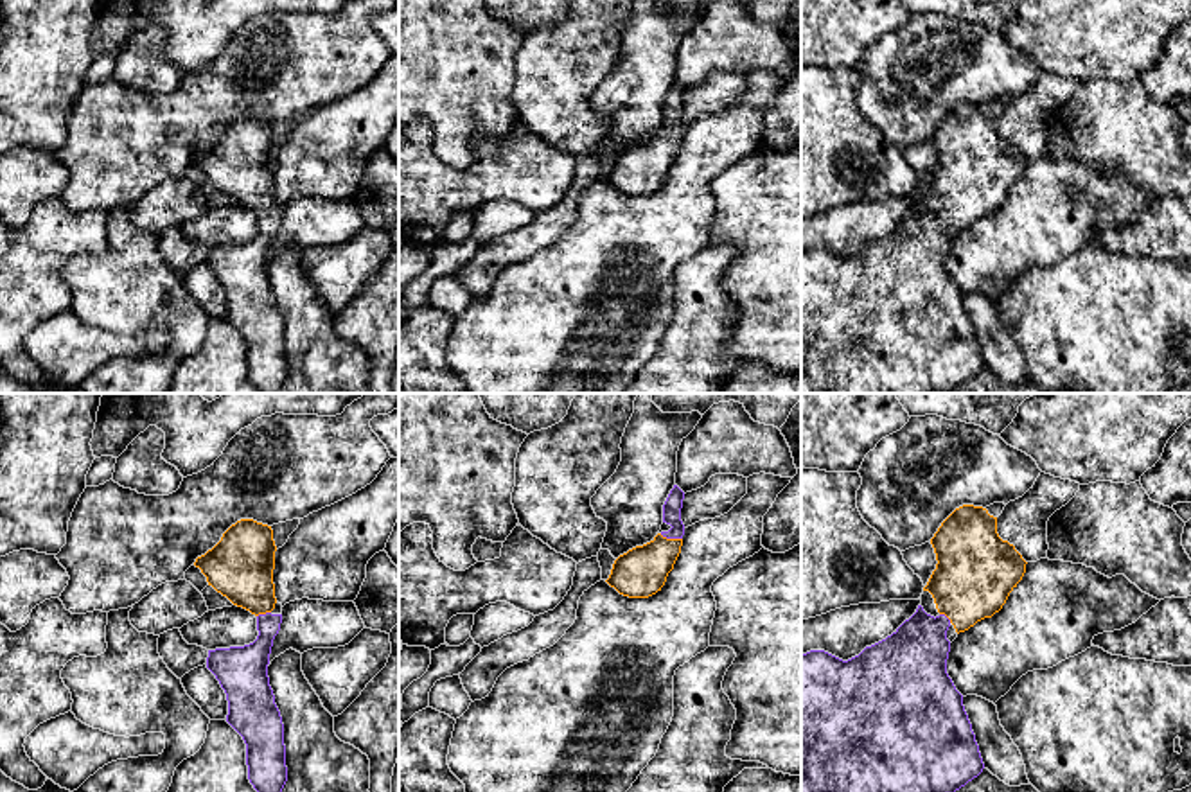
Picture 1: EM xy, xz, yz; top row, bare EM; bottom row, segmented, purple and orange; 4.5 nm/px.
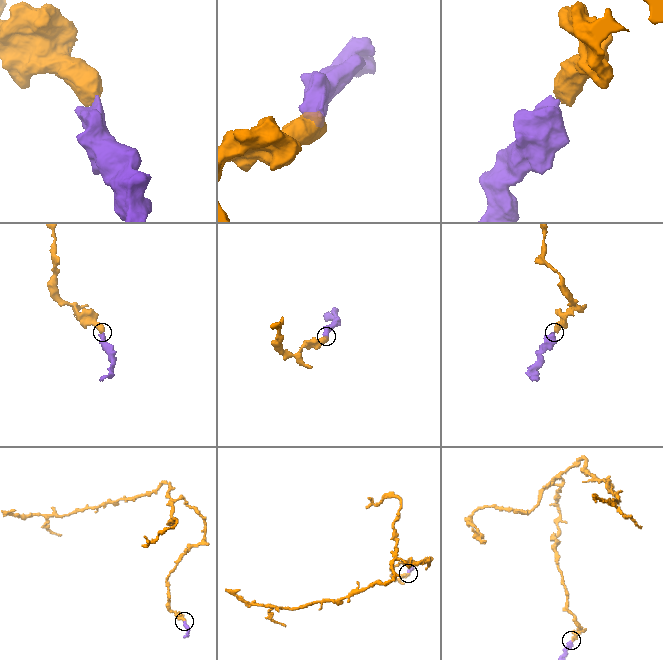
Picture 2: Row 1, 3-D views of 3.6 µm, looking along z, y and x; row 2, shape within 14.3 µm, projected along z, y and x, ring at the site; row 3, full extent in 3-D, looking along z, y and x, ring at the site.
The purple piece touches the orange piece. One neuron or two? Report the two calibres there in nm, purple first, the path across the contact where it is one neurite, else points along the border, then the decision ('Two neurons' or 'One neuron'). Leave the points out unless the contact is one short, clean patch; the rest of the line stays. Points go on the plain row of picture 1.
Thickness 80 nm (purple) against 220 nm. Path across: xz (672, 105), (670, 135), (667, 144), (642, 169). One neuron

